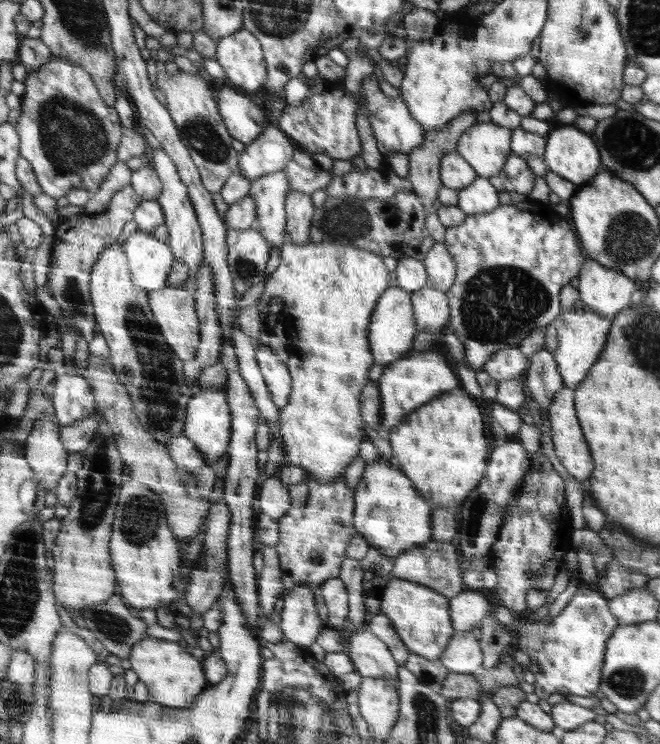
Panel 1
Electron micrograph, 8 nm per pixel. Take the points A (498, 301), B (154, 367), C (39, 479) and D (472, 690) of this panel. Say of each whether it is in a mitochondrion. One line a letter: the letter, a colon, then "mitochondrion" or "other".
A: mitochondrion
B: mitochondrion
C: other
D: other

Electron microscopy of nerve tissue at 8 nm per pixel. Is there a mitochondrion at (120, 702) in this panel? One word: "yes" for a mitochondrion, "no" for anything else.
no

